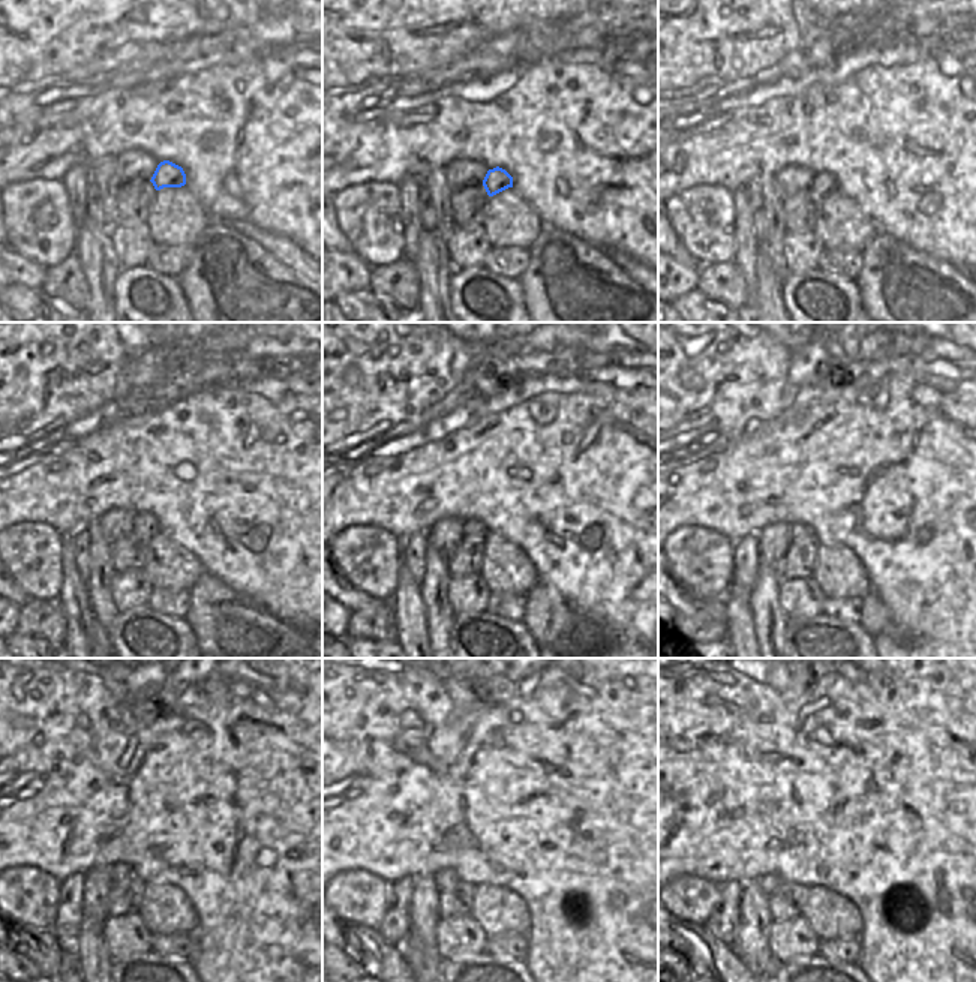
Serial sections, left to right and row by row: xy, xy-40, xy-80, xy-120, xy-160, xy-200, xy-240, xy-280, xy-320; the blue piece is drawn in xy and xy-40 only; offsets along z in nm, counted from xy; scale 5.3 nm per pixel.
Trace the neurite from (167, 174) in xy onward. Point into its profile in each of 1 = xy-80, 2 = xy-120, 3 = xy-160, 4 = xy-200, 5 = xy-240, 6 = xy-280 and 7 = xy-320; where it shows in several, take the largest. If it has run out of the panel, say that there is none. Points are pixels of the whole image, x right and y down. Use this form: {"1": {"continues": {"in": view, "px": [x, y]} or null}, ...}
{"1": {"continues": {"in": "xy-80", "px": [823, 185]}}, "2": {"continues": {"in": "xy-120", "px": [146, 525]}}, "3": {"continues": {"in": "xy-160", "px": [474, 531]}}, "4": {"continues": {"in": "xy-200", "px": [799, 532]}}, "5": {"continues": {"in": "xy-240", "px": [119, 871]}}, "6": {"continues": {"in": "xy-280", "px": [446, 879]}}, "7": {"continues": {"in": "xy-320", "px": [768, 883]}}}

